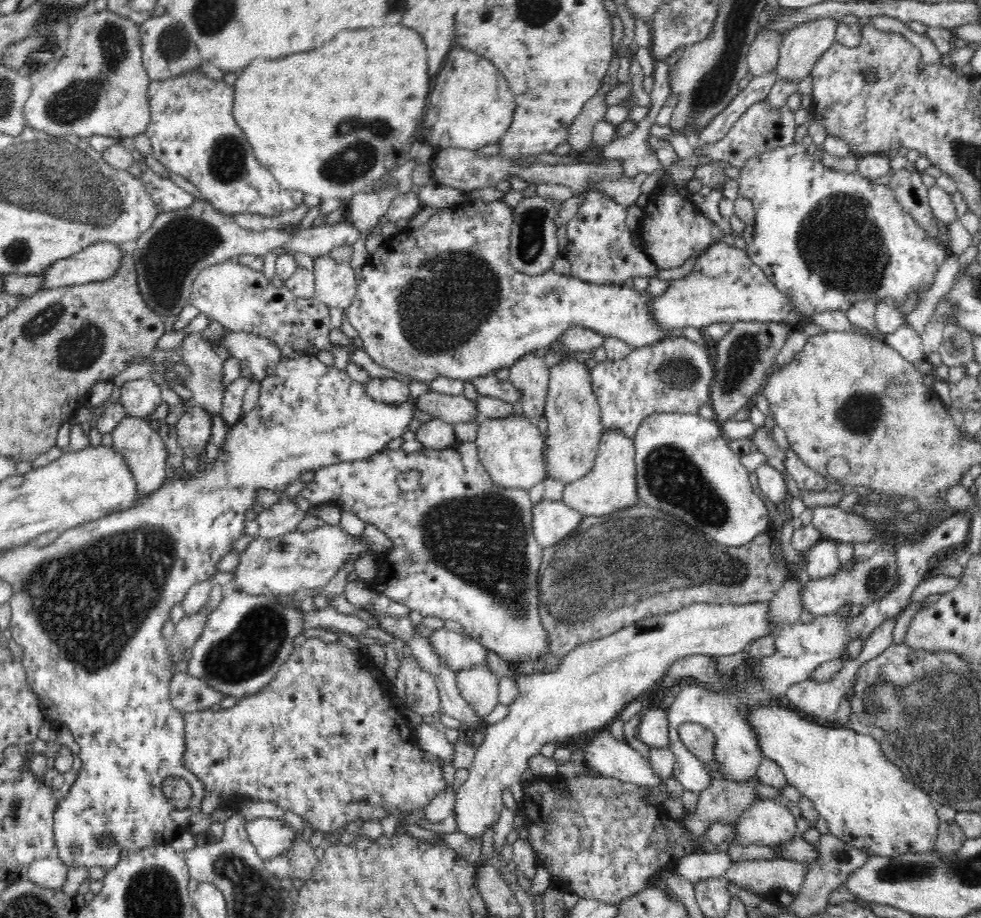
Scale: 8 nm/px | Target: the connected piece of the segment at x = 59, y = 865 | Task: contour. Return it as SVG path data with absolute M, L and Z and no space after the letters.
M53 855L34 860L28 867L25 878L38 886L60 889L66 880L68 867Z

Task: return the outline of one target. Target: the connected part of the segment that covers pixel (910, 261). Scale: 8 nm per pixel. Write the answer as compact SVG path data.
M792 143L749 158L739 167L740 171L736 178L738 194L751 200L755 210L754 241L747 246L746 251L751 262L764 272L764 275L775 284L780 292L790 298L795 312L806 316L836 311L846 313L856 302L864 301L875 304L889 302L904 306L904 301L908 298L907 295L914 288L923 289L921 292L925 292L933 282L935 272L951 255L948 248L936 243L934 239L930 239L924 233L924 229L905 210L902 210L901 204L896 202L894 193L888 185L873 184L871 186L858 172L848 173L824 167L820 161L814 159L814 155L808 156L806 150L803 143Z

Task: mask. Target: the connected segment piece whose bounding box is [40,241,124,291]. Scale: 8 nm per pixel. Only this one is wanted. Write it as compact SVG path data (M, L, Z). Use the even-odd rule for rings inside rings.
M100 241L84 248L83 252L52 264L42 272L41 290L76 287L79 284L102 282L113 278L121 267L122 250L113 242Z

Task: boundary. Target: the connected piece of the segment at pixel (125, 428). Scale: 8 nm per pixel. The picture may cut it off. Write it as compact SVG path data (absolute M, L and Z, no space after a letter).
M127 416L118 423L111 435L113 446L122 453L126 464L131 466L130 471L132 471L136 481L137 499L141 499L160 488L166 478L168 449L160 435L150 427L150 422Z

